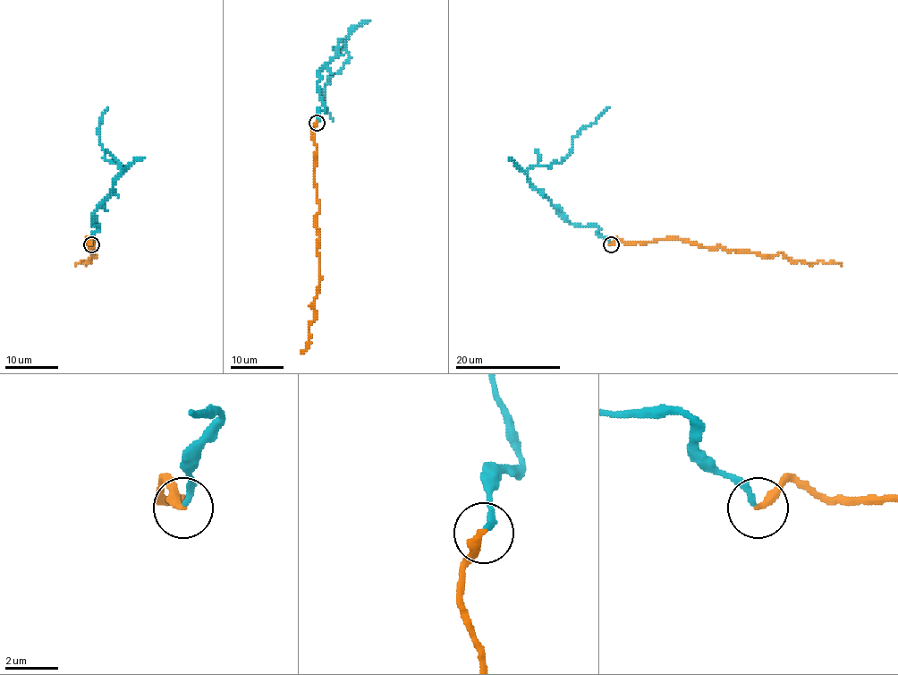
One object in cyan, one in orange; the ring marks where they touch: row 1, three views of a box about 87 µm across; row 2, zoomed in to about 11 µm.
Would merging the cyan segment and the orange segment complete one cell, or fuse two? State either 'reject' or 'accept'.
accept

